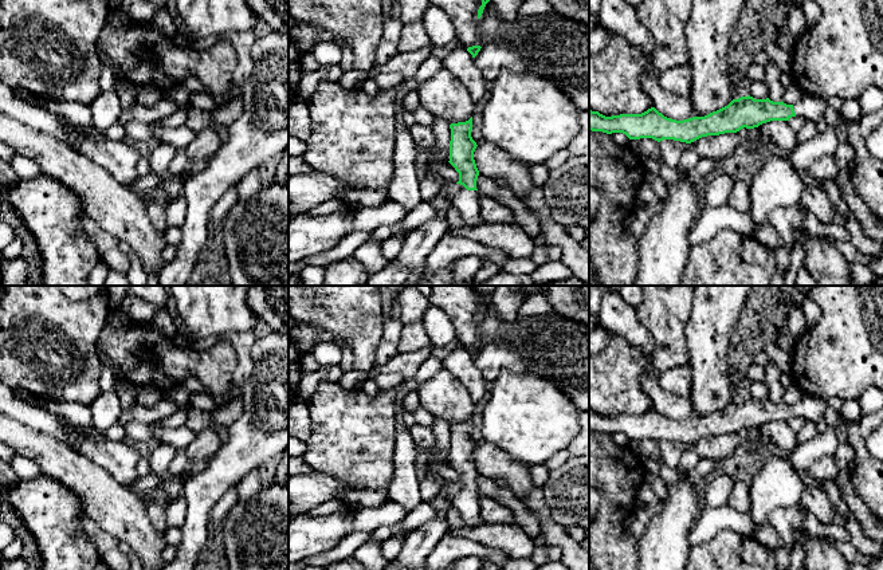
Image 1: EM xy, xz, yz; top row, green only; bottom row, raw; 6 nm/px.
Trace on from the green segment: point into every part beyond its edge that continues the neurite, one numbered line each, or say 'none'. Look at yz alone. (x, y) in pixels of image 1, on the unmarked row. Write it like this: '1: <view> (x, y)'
1: yz (809, 408)

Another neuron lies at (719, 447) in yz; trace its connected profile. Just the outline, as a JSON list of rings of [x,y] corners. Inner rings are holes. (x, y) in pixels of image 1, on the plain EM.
[[[725,433],[719,436],[702,437],[690,444],[700,457],[710,457],[717,461],[731,456],[738,448],[743,447],[743,440],[737,433]]]

